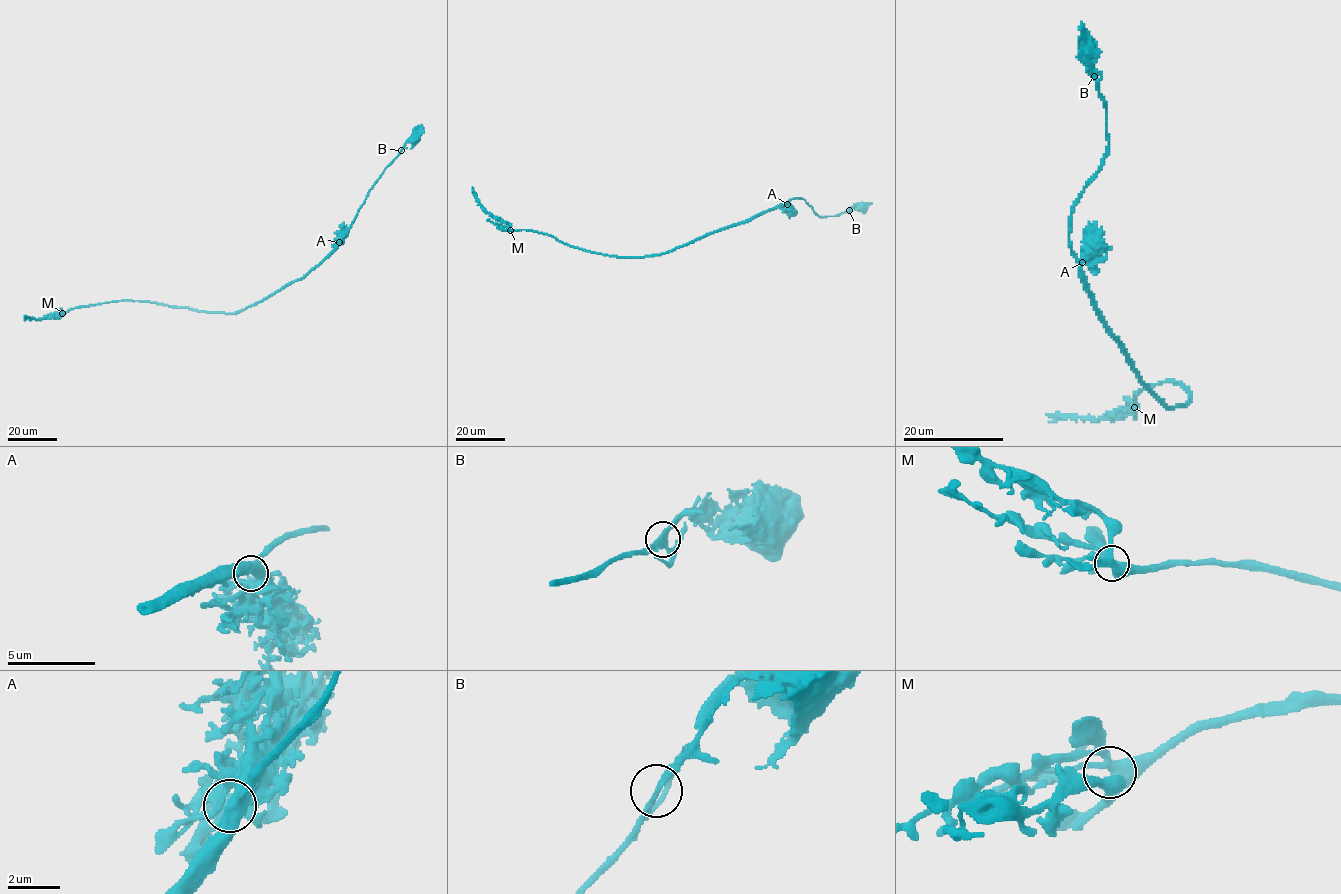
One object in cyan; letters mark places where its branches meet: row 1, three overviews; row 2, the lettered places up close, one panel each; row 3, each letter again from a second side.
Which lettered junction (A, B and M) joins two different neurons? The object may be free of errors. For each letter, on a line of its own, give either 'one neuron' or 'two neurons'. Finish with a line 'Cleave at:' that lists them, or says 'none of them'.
A: one neuron
B: one neuron
M: one neuron
Cleave at: none of them

